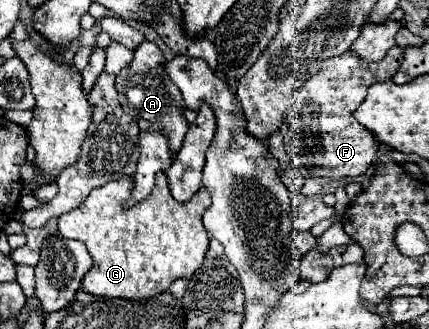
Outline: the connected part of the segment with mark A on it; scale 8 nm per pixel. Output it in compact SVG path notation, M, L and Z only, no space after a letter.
M145 40L137 50L133 60L129 62L129 66L125 66L117 78L115 78L115 88L119 94L119 102L121 108L133 116L135 124L139 126L139 130L145 132L165 132L167 140L169 140L169 150L173 152L173 156L181 150L183 144L183 136L189 128L183 110L185 110L185 102L183 96L179 92L179 88L171 82L169 74L163 68L163 54L161 50Z

